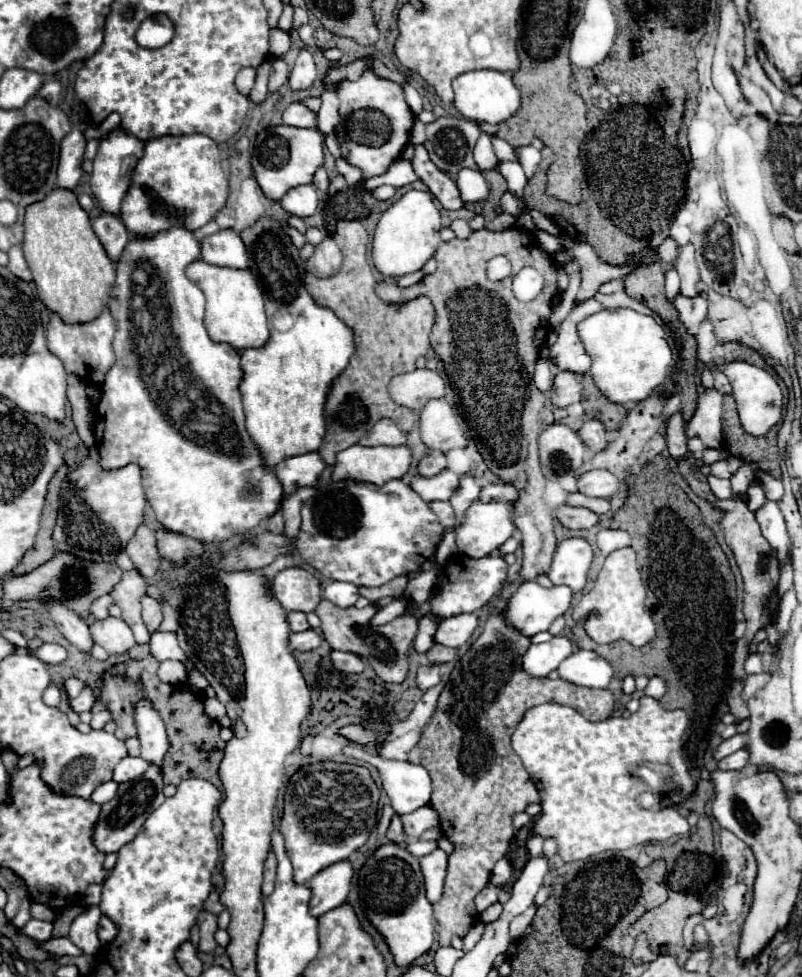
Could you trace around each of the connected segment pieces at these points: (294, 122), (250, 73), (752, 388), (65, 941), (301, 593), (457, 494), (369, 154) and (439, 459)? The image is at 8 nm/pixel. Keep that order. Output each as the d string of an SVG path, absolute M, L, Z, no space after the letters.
M300 103L288 105L284 111L284 125L290 127L316 127L316 115Z
M246 67L238 73L238 79L236 79L236 87L238 91L242 91L242 95L250 95L250 89L254 85L254 79L256 79L256 69L254 67Z
M744 361L730 363L724 373L726 373L728 381L734 387L734 393L732 395L736 399L740 421L742 421L742 427L746 429L746 433L750 433L754 437L766 435L780 421L780 417L782 417L784 397L782 397L782 389L776 383L776 379L766 369L760 369L756 365L744 363Z
M60 937L60 939L44 941L44 943L40 943L40 947L46 949L46 951L52 951L54 955L80 956L82 954L81 949L74 945L68 937Z
M282 569L274 577L274 597L286 611L310 613L322 599L322 587L306 569Z
M462 475L458 489L454 491L454 495L450 499L450 505L454 507L454 513L458 517L458 525L462 525L466 507L470 507L470 503L474 503L478 499L478 495L480 495L480 485L476 483L476 479L470 475Z
M366 69L356 81L340 81L336 95L340 99L340 123L336 127L336 137L340 141L342 157L362 171L362 181L384 175L410 143L410 131L414 125L414 115L404 99L402 85Z
M430 453L418 463L418 473L424 477L432 477L446 469L446 455L444 453Z

